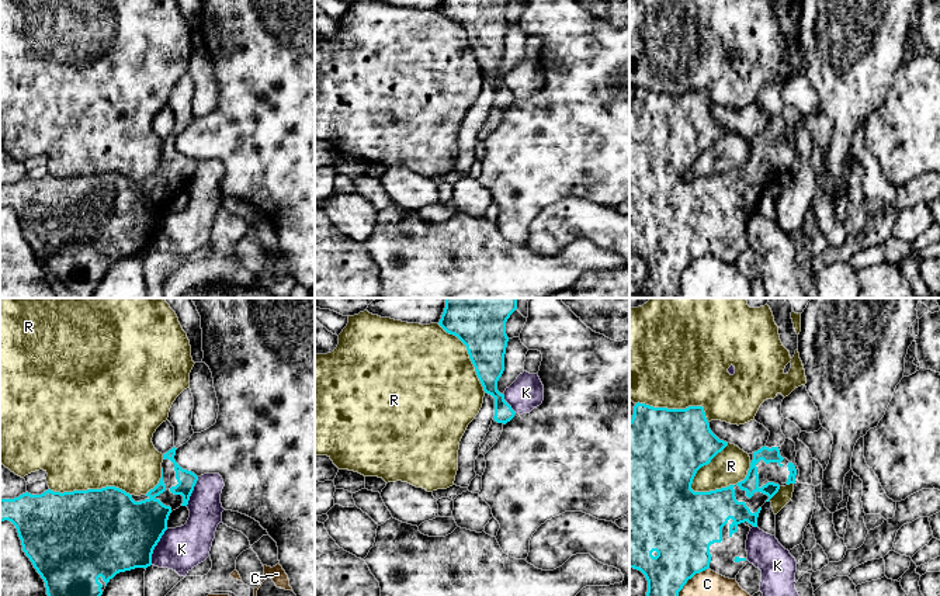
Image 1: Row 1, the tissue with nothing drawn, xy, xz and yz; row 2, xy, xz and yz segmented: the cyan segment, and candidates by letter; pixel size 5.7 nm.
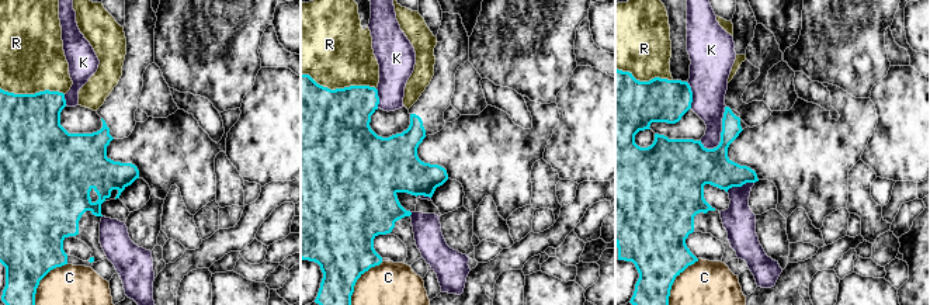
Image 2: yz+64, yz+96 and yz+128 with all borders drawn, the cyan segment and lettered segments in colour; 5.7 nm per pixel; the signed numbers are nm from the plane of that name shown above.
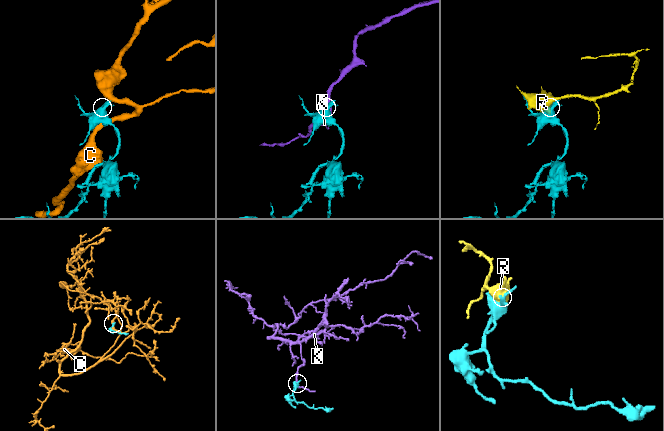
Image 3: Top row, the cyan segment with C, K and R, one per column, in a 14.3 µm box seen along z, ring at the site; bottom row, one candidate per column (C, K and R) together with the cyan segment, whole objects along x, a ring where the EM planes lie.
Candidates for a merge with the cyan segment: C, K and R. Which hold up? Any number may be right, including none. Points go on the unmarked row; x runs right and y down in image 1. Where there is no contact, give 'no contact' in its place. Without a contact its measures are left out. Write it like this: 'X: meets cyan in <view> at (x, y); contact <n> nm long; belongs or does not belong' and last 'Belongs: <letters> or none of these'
C: meets cyan in yz at (683, 270); contact 320 nm long; does not belong
K: meets cyan in xy at (155, 231); contact 220 nm long; does not belong
R: meets cyan in yz at (724, 173); contact 380 nm long; does not belong
Belongs: none of these

